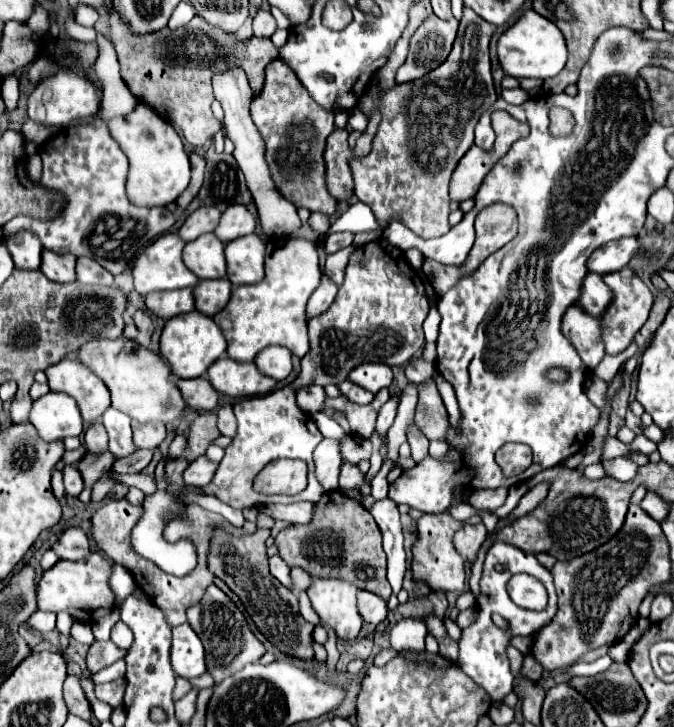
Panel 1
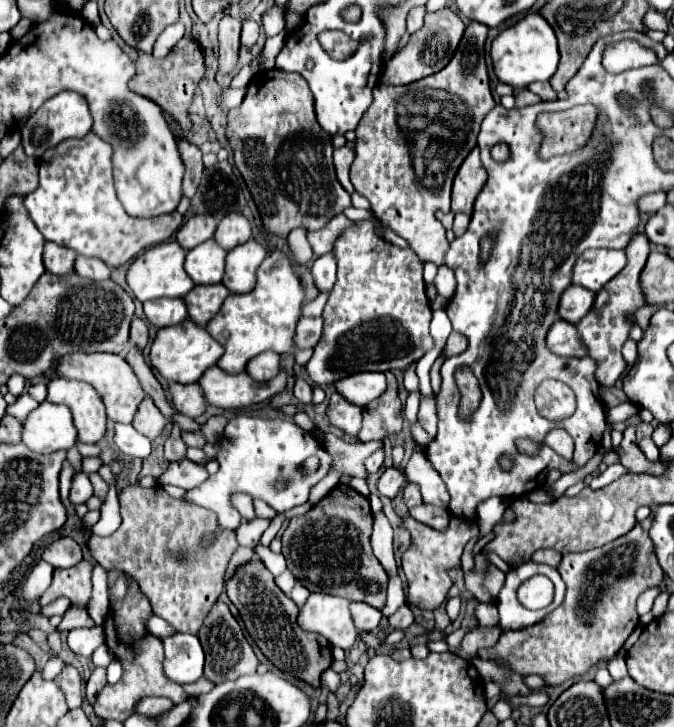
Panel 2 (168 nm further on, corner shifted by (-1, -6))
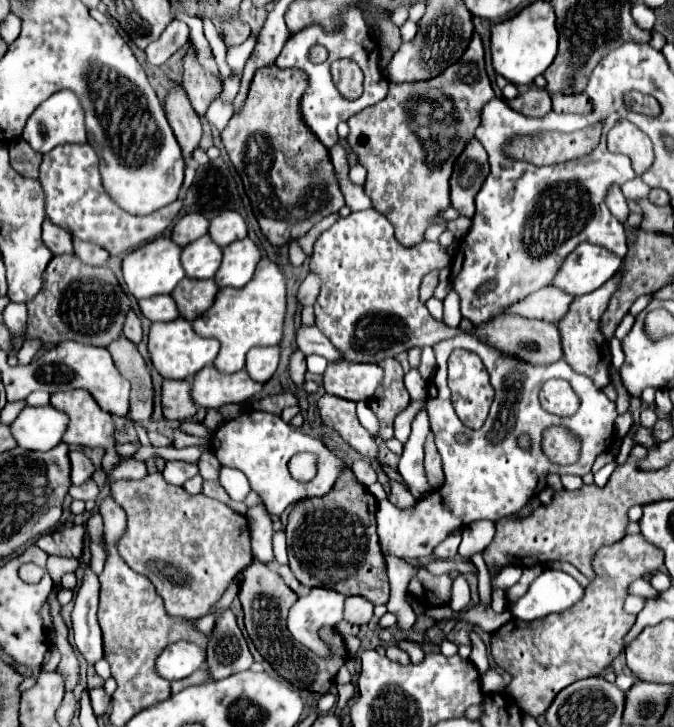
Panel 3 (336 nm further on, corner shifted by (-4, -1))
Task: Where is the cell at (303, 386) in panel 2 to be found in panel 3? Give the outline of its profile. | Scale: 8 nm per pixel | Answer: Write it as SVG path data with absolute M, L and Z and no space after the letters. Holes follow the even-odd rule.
M294 350L290 356L290 378L294 380L296 386L302 386L304 374L306 374L306 356L300 354L300 350Z

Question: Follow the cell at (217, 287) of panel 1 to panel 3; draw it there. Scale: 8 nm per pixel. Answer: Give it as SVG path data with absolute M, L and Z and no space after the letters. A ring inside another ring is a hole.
M184 278L180 280L180 286L176 286L176 290L172 290L172 298L176 300L180 318L186 318L188 322L200 314L204 314L214 298L216 298L218 286L214 280L192 280L192 278Z

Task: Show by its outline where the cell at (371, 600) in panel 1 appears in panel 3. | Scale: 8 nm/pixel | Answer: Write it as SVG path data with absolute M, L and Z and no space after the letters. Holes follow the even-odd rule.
M348 596L346 604L344 604L344 620L348 620L350 624L366 624L372 616L374 604L368 602L366 598L360 596Z

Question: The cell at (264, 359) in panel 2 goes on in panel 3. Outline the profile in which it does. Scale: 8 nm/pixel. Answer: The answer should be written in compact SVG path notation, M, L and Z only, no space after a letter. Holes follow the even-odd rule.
M278 346L252 348L246 354L246 370L250 378L256 378L256 382L268 382L278 368L278 358L280 358Z

